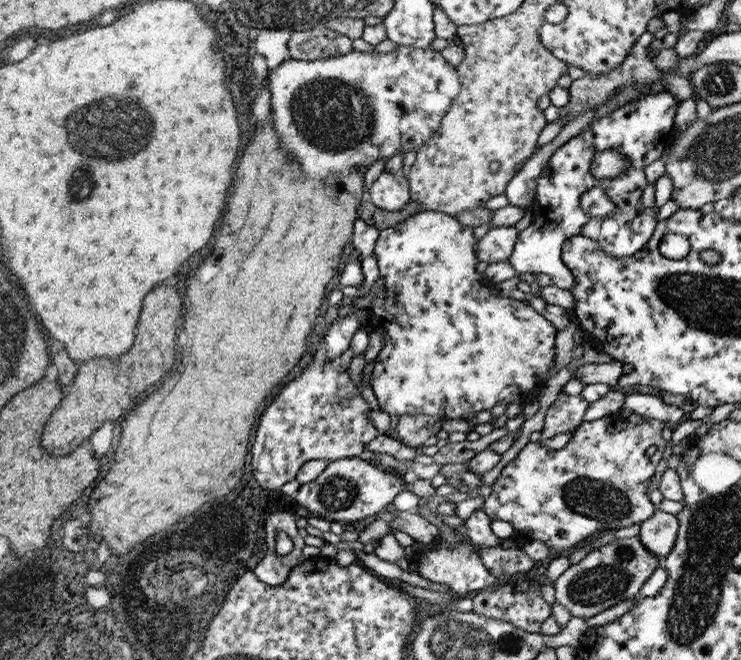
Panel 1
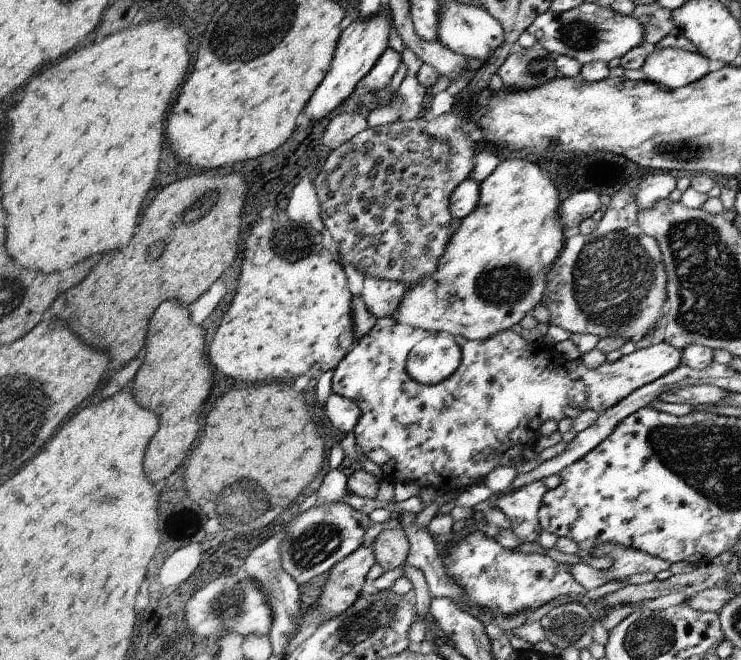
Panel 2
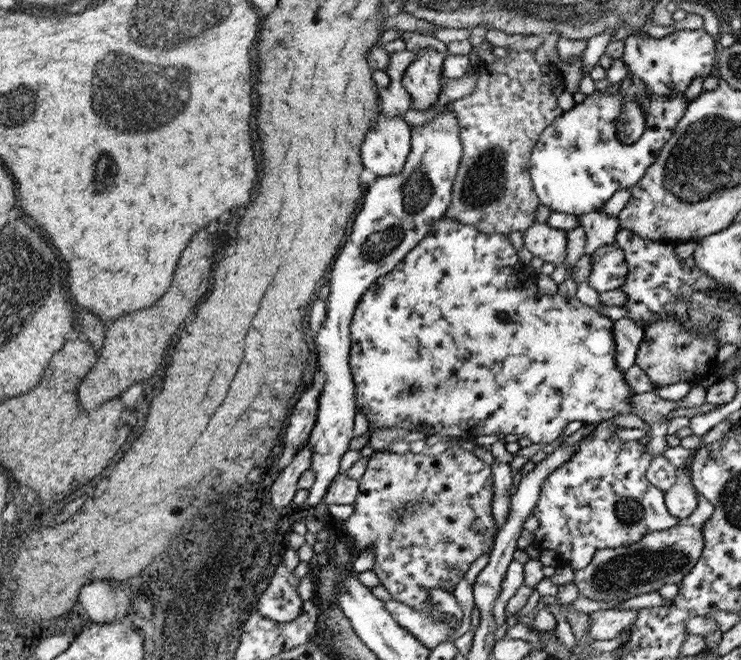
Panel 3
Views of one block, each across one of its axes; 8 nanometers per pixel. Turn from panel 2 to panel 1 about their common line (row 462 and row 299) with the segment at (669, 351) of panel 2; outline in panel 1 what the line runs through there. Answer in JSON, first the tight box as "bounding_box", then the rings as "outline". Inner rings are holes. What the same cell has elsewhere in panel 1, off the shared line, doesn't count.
{"bounding_box":[368,210,558,421],"outline":[[[431,210],[419,211],[398,225],[379,231],[379,237],[375,242],[374,257],[377,260],[380,280],[374,283],[374,287],[370,290],[374,301],[368,310],[370,314],[369,328],[380,330],[382,338],[384,338],[383,347],[377,354],[371,368],[371,386],[378,399],[378,406],[383,412],[399,418],[404,415],[438,416],[441,420],[448,421],[453,418],[474,418],[483,410],[492,410],[498,402],[503,401],[506,406],[513,402],[524,406],[534,402],[534,400],[539,400],[540,391],[544,388],[546,381],[552,377],[549,370],[553,367],[555,359],[554,346],[556,346],[558,329],[527,303],[513,300],[510,297],[494,295],[495,284],[492,284],[492,281],[488,280],[484,273],[478,274],[476,271],[477,265],[480,263],[475,255],[477,240],[473,226],[462,224],[450,215]]]}

